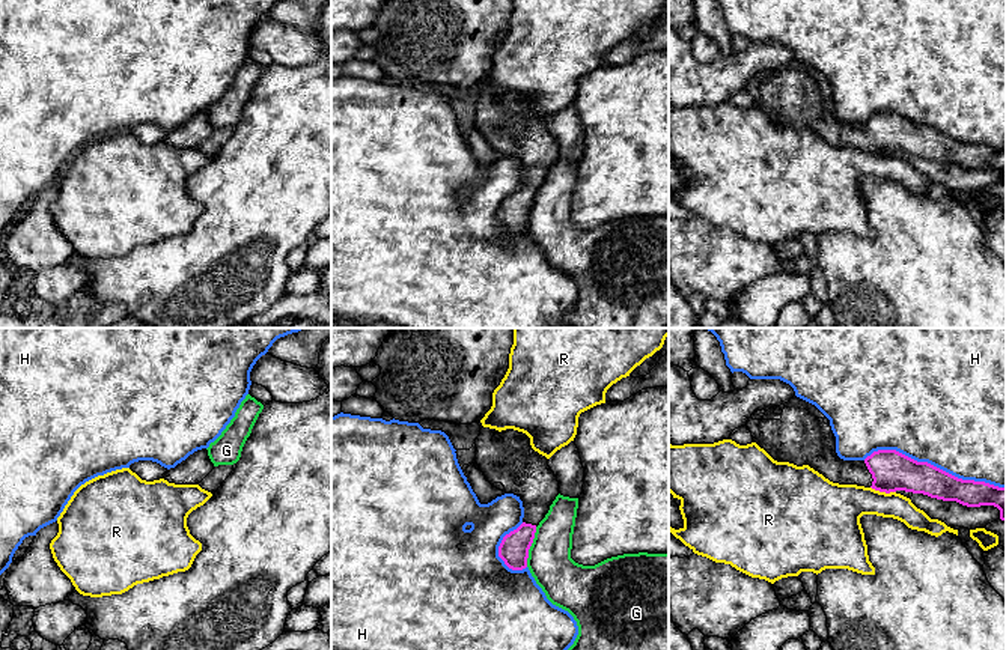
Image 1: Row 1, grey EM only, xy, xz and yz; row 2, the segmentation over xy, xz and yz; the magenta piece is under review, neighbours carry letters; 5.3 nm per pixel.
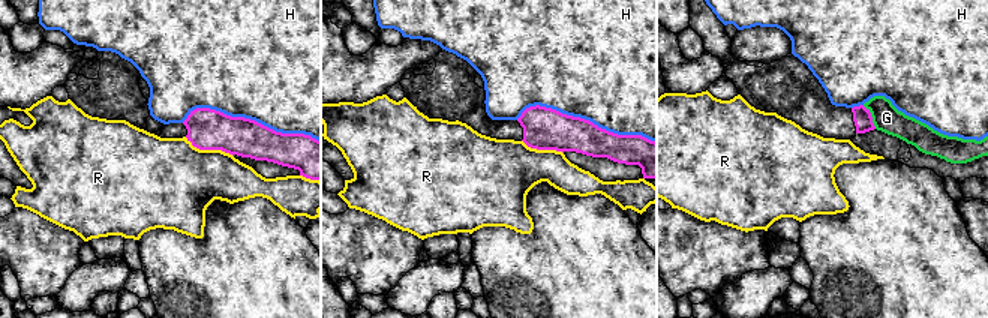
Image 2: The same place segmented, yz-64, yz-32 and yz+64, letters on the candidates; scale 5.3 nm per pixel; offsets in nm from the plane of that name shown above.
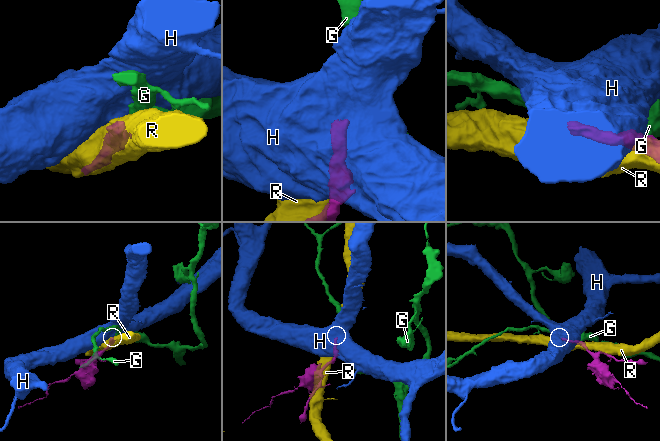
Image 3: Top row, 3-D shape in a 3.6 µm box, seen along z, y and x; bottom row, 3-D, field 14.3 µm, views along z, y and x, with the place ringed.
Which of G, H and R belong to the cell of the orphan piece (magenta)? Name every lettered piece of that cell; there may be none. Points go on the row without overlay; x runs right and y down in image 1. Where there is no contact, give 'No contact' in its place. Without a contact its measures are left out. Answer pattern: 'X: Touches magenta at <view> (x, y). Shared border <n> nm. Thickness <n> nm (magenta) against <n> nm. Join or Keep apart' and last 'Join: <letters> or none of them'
G: Touches magenta at xz (530, 208). Shared border 220 nm. Thickness 160 nm (magenta) against 240 nm. Keep apart
H: Touches magenta at yz (932, 128). Shared border 800 nm. Thickness 220 nm (magenta) against 500 nm. Keep apart
R: Touches magenta at yz (883, 154). Shared border 140 nm. Thickness 220 nm (magenta) against 260 nm. Keep apart
Join: none of them

